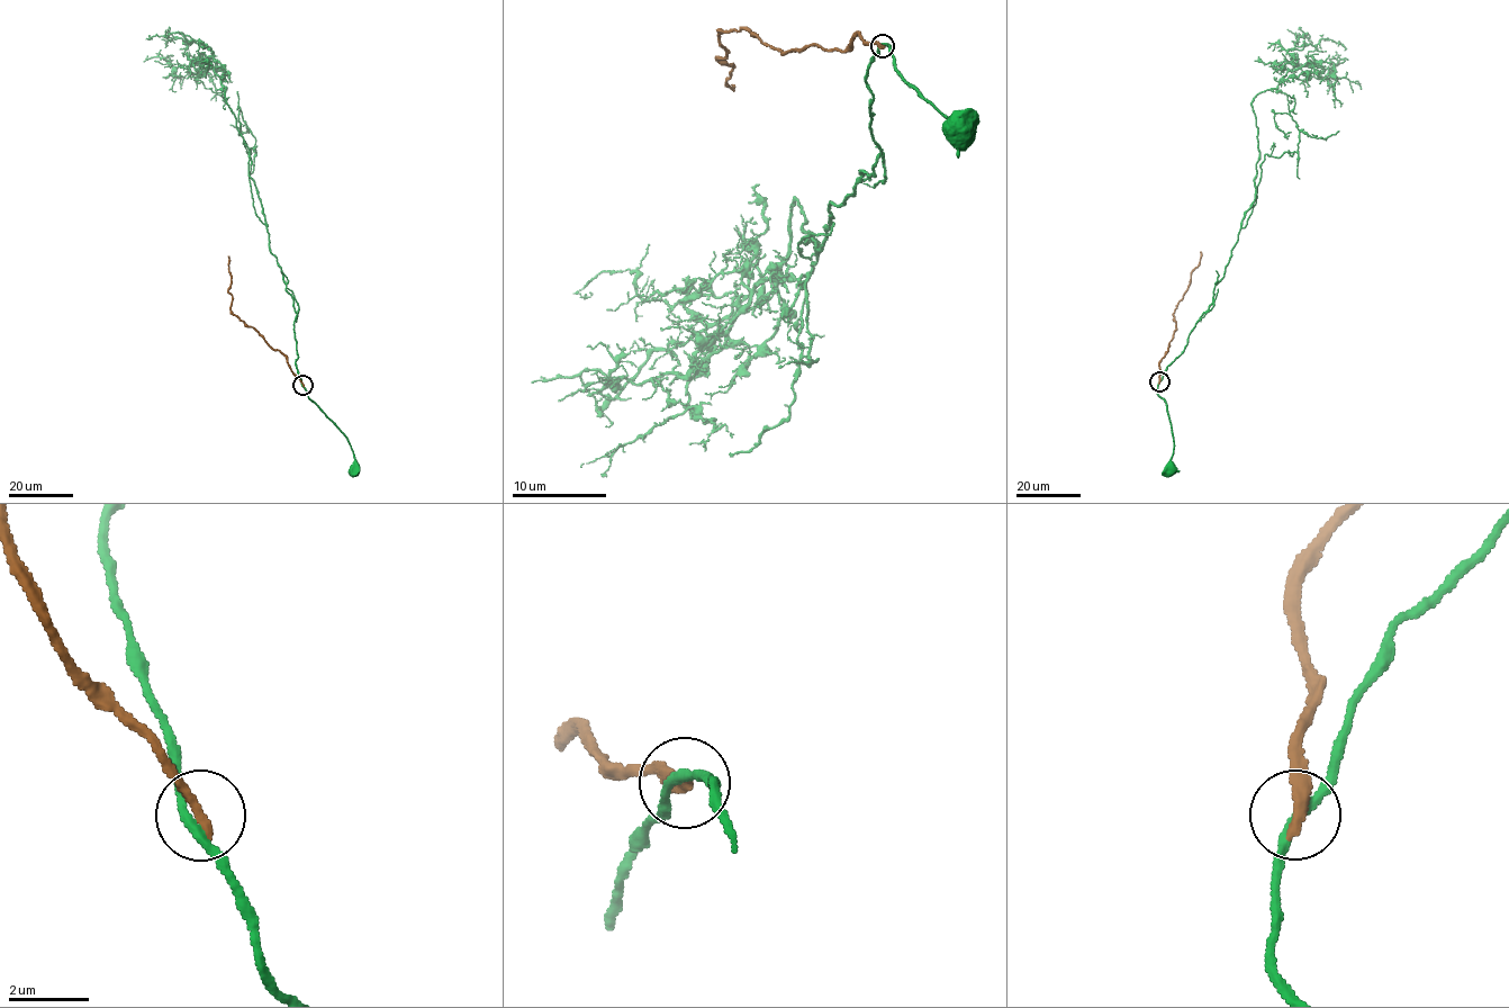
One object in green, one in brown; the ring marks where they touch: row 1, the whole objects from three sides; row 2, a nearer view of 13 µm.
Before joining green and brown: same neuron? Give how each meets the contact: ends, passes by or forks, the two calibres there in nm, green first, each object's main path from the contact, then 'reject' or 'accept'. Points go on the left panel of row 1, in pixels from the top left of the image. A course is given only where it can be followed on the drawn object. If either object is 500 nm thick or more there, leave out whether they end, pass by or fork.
green passes by; brown ends; calibres 240 and 300 nm; course green (303, 385), (308, 396), (345, 437), (354, 469); course brown (304, 385), (282, 354), (233, 314), (232, 295), (228, 290), (231, 277), (228, 257); reject

